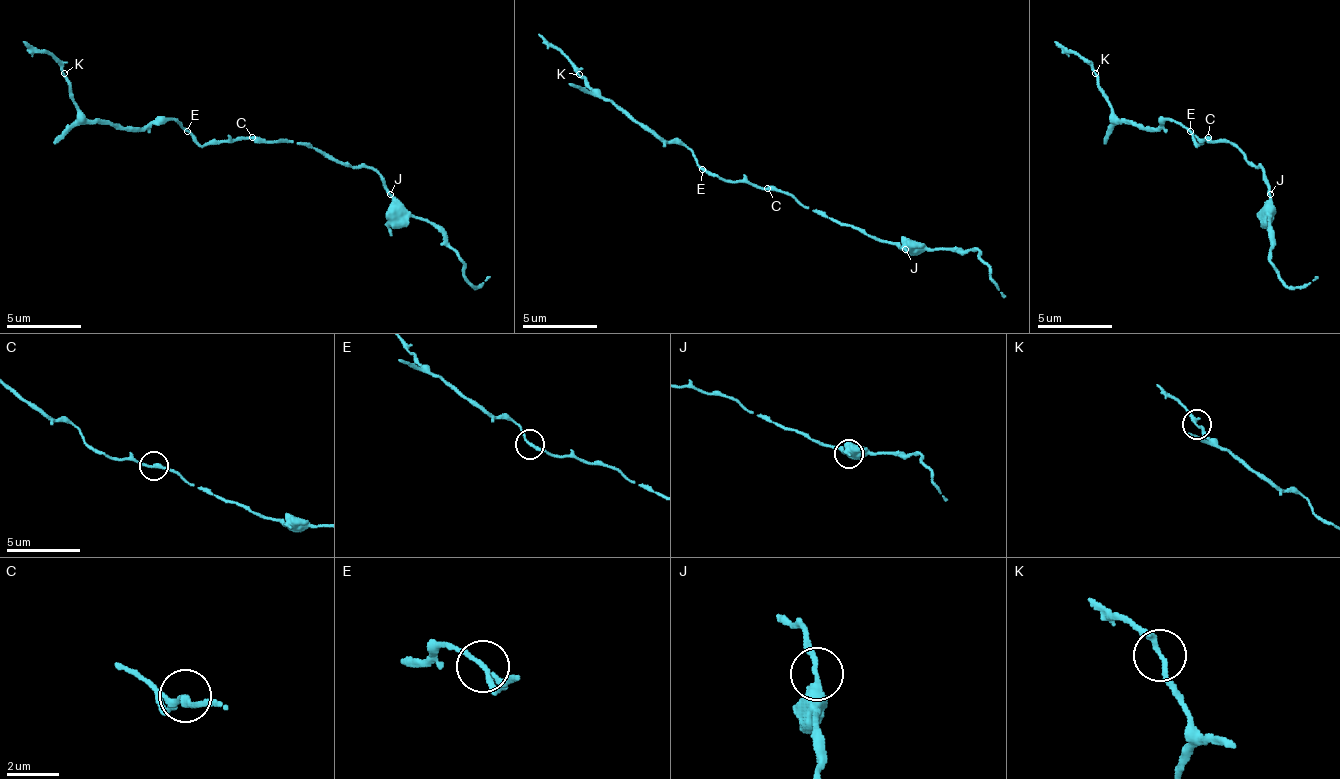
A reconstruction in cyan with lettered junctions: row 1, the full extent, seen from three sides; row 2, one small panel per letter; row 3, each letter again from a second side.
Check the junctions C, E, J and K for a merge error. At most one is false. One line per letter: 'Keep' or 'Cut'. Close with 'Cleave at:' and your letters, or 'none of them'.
C: Keep
E: Keep
J: Keep
K: Keep
Cleave at: none of them

